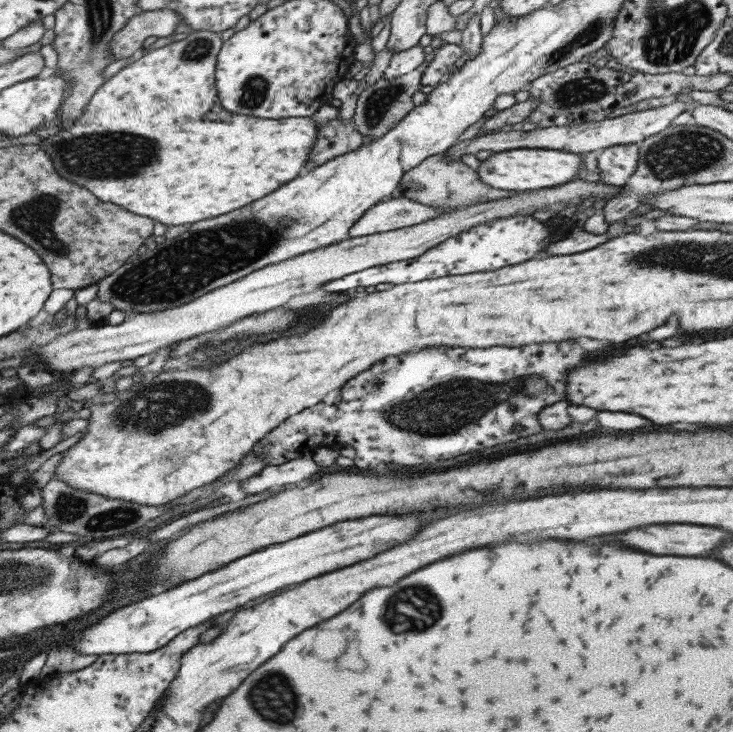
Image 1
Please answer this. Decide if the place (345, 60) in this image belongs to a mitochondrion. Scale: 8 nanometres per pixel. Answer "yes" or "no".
no

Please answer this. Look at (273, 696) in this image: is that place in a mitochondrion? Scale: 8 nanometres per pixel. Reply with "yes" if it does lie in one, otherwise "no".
yes

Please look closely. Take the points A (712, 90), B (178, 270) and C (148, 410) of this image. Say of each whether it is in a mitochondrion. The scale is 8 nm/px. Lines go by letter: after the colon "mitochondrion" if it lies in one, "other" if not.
A: other
B: mitochondrion
C: mitochondrion

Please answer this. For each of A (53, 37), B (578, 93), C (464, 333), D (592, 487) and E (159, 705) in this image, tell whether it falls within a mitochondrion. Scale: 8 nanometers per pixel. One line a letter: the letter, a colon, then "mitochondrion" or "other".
A: other
B: mitochondrion
C: other
D: other
E: other

